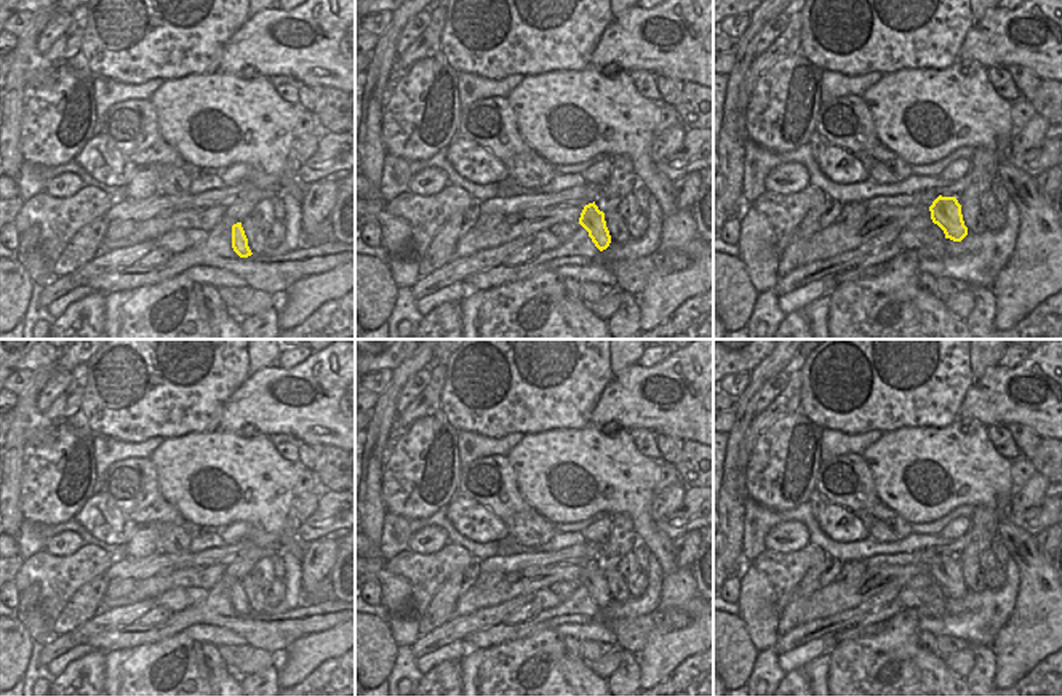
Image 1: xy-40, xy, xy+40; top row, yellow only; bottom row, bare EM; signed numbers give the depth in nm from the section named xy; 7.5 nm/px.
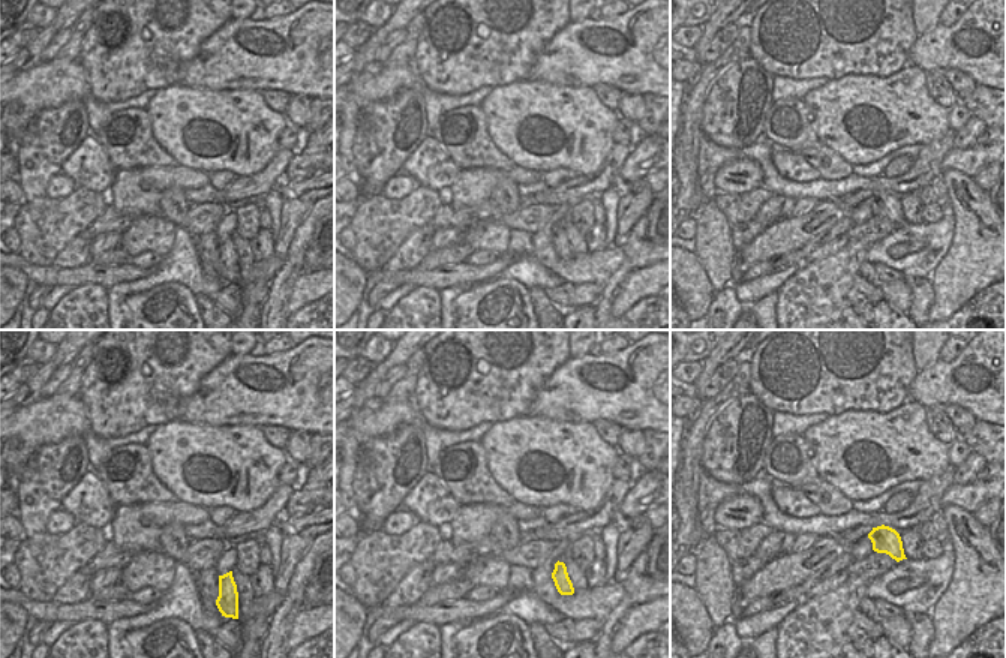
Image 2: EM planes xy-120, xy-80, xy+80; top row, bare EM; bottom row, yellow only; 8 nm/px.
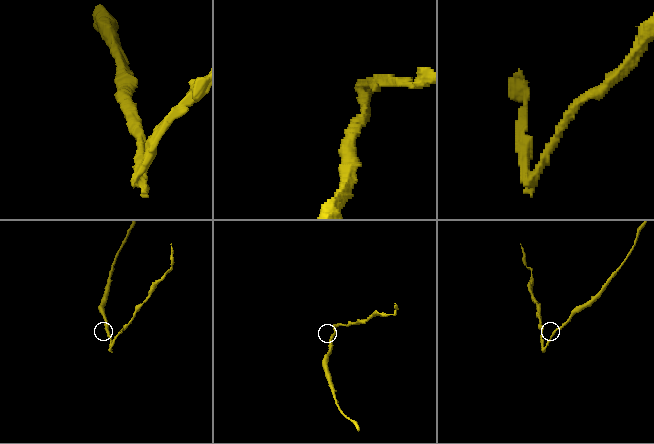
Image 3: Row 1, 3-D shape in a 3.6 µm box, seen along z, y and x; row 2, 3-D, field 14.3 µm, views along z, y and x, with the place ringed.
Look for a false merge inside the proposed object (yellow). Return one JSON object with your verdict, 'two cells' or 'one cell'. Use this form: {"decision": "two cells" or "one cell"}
{"decision": "two cells"}

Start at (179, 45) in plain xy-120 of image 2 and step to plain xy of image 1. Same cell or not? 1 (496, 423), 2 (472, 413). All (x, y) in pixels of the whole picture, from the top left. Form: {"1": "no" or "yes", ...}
{"1": "yes", "2": "yes"}

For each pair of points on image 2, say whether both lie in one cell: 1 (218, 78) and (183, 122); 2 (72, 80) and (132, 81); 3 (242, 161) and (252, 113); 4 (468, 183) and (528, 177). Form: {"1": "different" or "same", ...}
{"1": "different", "2": "different", "3": "same", "4": "same"}

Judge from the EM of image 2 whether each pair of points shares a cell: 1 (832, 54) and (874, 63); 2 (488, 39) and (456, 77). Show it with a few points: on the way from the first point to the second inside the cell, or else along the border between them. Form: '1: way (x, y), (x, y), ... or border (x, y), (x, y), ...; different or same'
1: way (843, 56), (864, 56); same
2: way (480, 48), (477, 57), (465, 68); same

